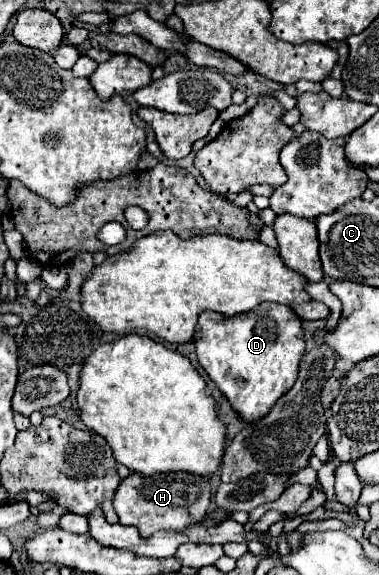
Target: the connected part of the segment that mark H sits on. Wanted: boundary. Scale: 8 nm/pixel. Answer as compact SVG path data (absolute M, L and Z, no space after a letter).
M131 473L117 487L113 507L121 525L133 525L141 537L151 537L155 531L181 531L191 523L201 523L211 503L209 479L195 473L157 473L151 477Z

